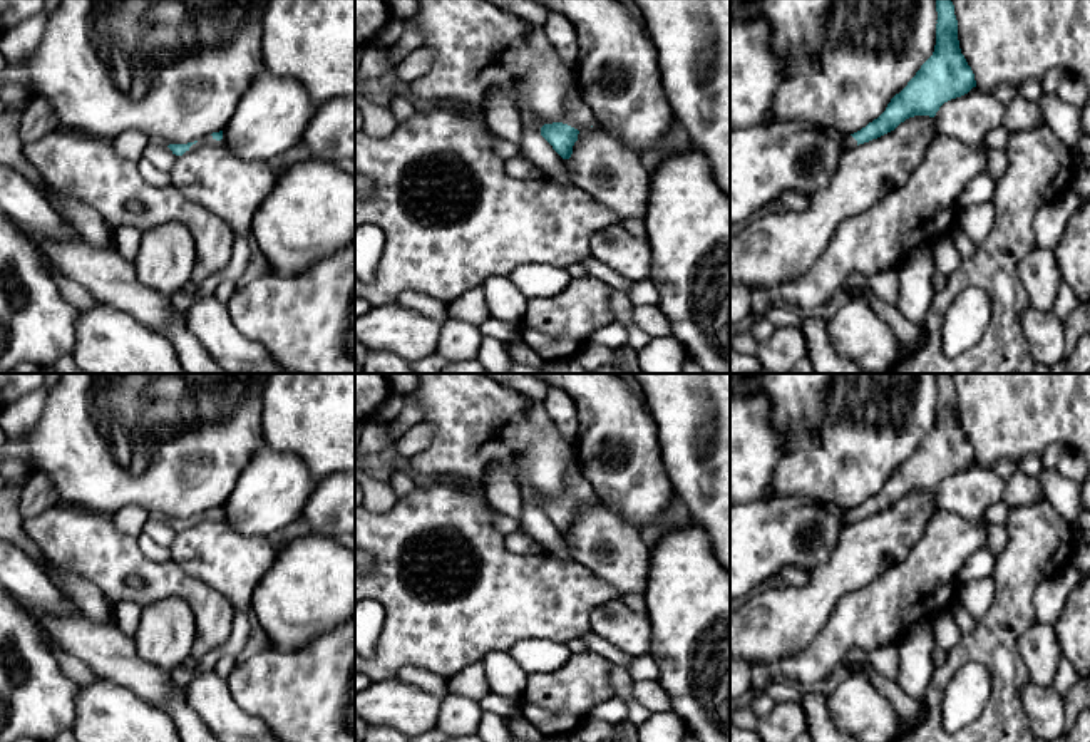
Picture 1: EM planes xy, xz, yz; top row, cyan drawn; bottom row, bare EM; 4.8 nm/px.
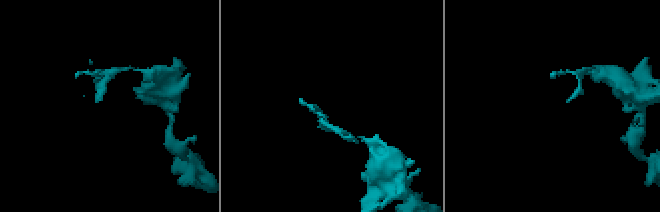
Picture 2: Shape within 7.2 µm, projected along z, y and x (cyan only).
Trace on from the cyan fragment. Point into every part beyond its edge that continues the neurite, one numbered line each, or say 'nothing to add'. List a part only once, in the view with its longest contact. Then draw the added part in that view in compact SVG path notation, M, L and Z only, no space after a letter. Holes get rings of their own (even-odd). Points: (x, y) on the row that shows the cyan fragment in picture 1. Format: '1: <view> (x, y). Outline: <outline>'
1: xy (208, 139). Outline: M209 134L209 136L201 137L201 139L199 139L196 144L193 144L184 154L193 152L193 151L196 151L198 147L203 147L203 146L211 146L211 147L214 147L214 146L221 146L221 144L224 144L224 139L216 141L216 139Z

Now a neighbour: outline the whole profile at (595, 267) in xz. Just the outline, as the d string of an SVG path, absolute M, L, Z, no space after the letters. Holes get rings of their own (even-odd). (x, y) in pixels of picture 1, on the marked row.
M593 255L583 258L581 263L588 268L588 273L591 276L603 281L611 290L618 290L618 291L623 291L625 295L628 295L635 283L633 280L628 280L628 278L621 276L620 273L616 273L613 268L603 265Z

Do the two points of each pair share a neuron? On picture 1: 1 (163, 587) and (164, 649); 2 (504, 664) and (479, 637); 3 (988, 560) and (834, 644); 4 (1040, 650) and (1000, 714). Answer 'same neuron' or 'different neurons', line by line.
1: different neurons
2: different neurons
3: different neurons
4: different neurons

